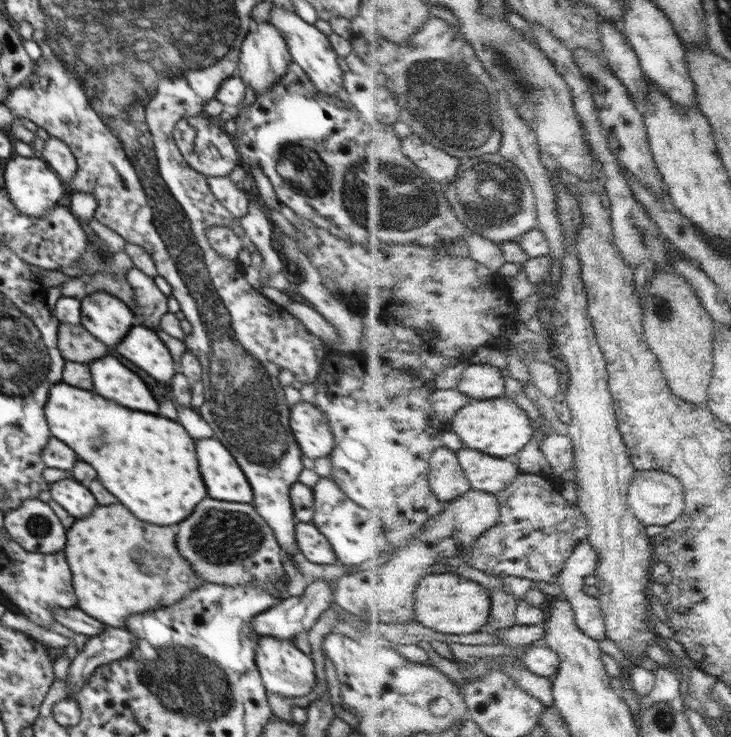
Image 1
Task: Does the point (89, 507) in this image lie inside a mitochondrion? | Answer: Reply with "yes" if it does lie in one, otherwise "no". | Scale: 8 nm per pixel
no

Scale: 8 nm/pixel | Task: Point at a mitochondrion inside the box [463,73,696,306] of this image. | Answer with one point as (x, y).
(634, 222)

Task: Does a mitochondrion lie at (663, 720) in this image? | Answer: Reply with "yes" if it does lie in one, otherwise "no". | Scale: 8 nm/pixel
yes

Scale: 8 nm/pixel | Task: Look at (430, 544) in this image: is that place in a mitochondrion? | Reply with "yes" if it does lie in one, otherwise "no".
no

